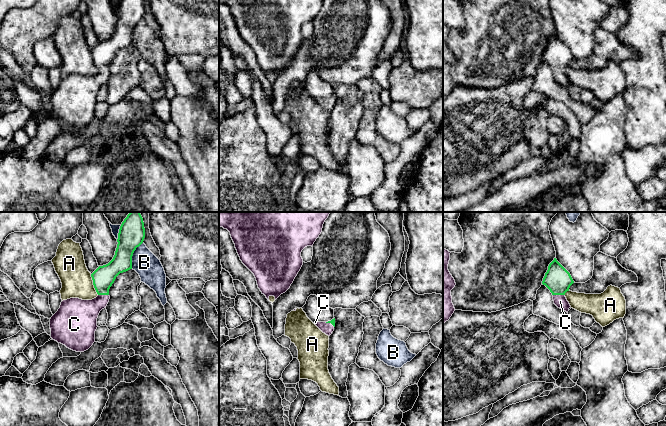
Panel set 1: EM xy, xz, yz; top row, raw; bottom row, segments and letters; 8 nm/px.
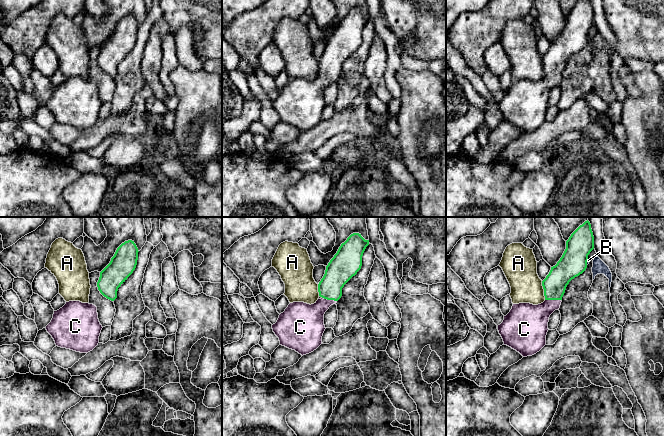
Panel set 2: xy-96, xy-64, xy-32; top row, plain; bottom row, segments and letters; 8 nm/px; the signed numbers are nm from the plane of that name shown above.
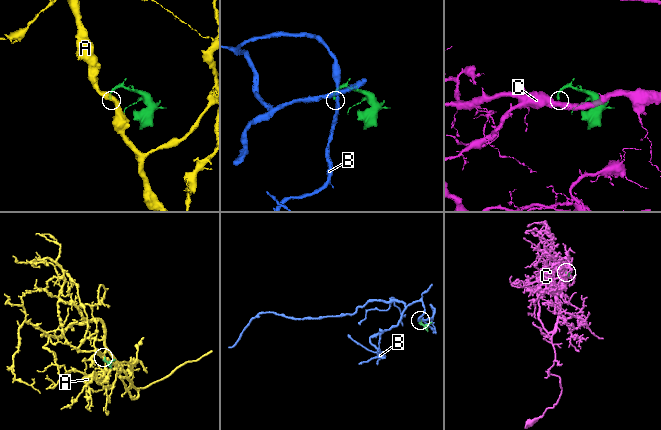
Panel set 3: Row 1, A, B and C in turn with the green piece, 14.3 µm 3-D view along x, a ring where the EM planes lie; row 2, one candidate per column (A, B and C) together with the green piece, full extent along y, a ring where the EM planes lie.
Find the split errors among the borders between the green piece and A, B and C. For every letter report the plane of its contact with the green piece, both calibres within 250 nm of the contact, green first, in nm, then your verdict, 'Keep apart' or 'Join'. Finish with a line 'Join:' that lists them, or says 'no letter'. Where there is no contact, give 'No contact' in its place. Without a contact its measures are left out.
A: Touches green in xy. Thickness 180 nm (green) against 240 nm. Keep apart
B: Touches green in xy. Thickness 200 nm (green) against 200 nm. Keep apart
C: Touches green in yz. Thickness 220 nm (green) against 100 nm. Join
Join: C

